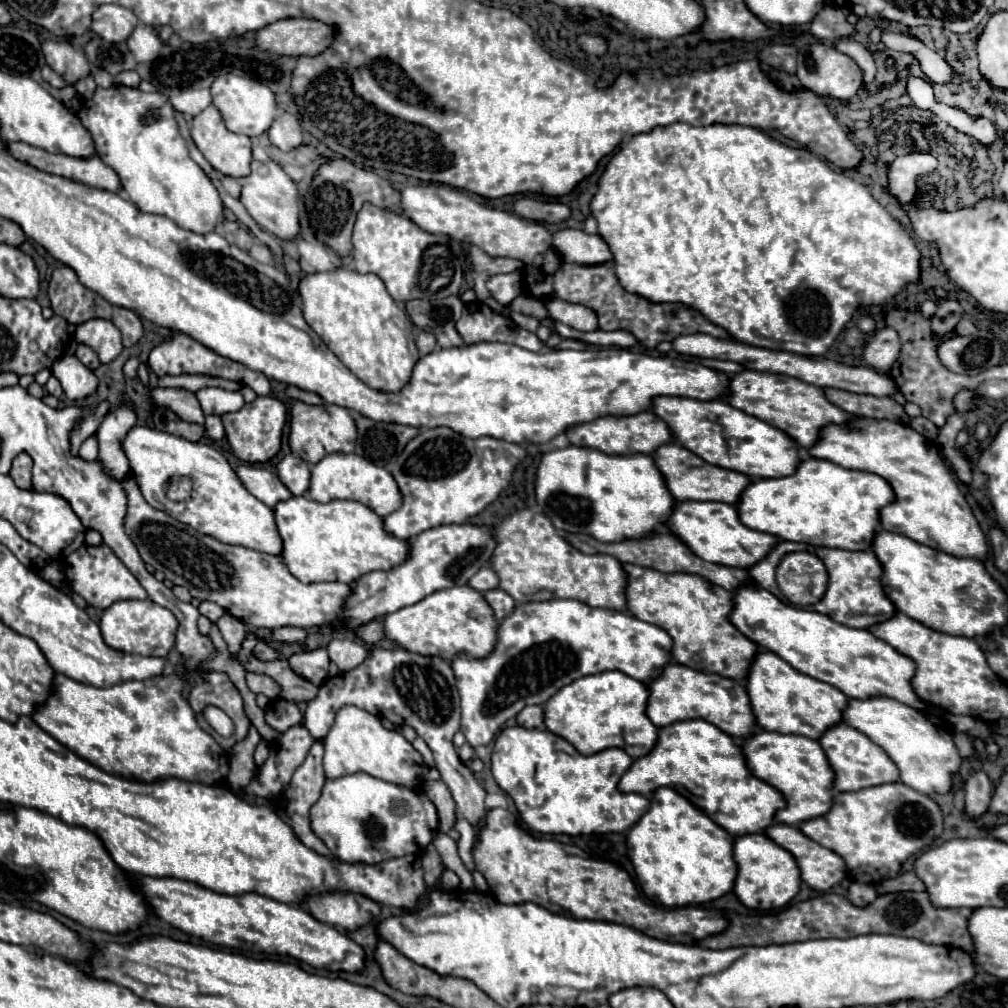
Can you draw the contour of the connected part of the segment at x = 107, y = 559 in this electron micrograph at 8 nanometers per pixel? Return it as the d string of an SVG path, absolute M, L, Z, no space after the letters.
M84 544L78 550L74 550L66 558L66 580L70 588L86 600L88 606L98 608L98 610L106 610L108 606L120 600L130 600L130 598L146 600L148 598L140 582L130 574L130 570L118 560L118 556L106 544L100 544L100 546Z

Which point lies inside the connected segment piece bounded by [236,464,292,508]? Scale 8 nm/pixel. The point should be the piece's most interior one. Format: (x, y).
(266, 486)

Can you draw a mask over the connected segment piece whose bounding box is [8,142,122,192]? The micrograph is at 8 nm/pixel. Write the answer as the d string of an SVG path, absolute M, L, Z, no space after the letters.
M10 142L8 148L14 154L14 158L32 164L38 170L66 176L108 192L122 190L118 174L110 166L106 166L98 154L92 154L88 158L74 158L66 154L50 154L42 148L34 148L24 142Z

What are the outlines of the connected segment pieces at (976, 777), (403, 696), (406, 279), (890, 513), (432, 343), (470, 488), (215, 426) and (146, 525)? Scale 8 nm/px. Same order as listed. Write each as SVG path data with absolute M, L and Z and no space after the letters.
M974 770L966 780L964 790L966 790L966 814L970 820L978 820L988 810L992 798L992 786L988 782L988 776L984 772Z
M372 648L370 660L366 658L358 668L350 672L340 672L338 676L328 676L318 696L308 700L304 712L304 726L316 740L324 740L330 726L334 724L336 712L346 706L358 706L374 716L386 718L396 726L408 724L434 752L436 768L442 774L444 784L452 792L458 812L474 826L484 826L486 814L486 790L478 784L472 772L460 762L458 752L452 744L452 736L460 730L460 706L458 690L452 668L438 656L420 656L404 648Z
M366 202L362 210L358 212L354 234L352 234L354 266L356 266L356 272L362 272L362 274L372 272L380 276L380 280L386 284L390 296L396 302L408 302L408 298L412 296L414 284L418 282L422 252L432 244L446 244L446 242L450 242L448 236L430 234L418 228L410 218L376 208L374 204Z
M856 418L850 426L830 426L830 430L822 434L822 442L818 442L810 454L840 464L842 468L874 472L888 480L896 500L880 512L884 530L904 534L918 544L958 558L986 560L988 544L984 532L966 502L966 496L952 480L946 466L942 466L940 448L910 426Z
M420 332L418 338L416 338L416 346L418 346L418 352L420 356L426 356L430 352L436 350L436 336L432 332Z
M450 428L422 430L390 466L390 474L398 482L404 504L384 518L386 530L400 540L410 540L434 526L468 522L500 496L510 484L514 468L524 458L526 450L506 440L472 440Z
M206 416L206 434L212 438L212 440L222 440L224 438L224 426L222 426L222 420L220 416Z
M132 476L124 480L124 490L128 492L128 516L126 516L126 532L136 544L142 560L156 570L164 572L166 578L170 578L174 584L186 586L192 594L192 598L198 600L210 600L222 606L226 612L230 612L234 618L242 620L244 624L252 628L282 628L282 626L296 626L296 628L306 628L306 630L318 630L330 622L334 622L334 632L342 630L342 612L344 612L344 602L352 594L350 584L342 582L320 582L320 584L304 584L298 578L290 574L282 558L262 554L244 546L230 546L224 542L218 542L216 538L210 538L206 534L196 532L194 528L178 522L166 512L160 512L152 508L144 498L142 492Z

